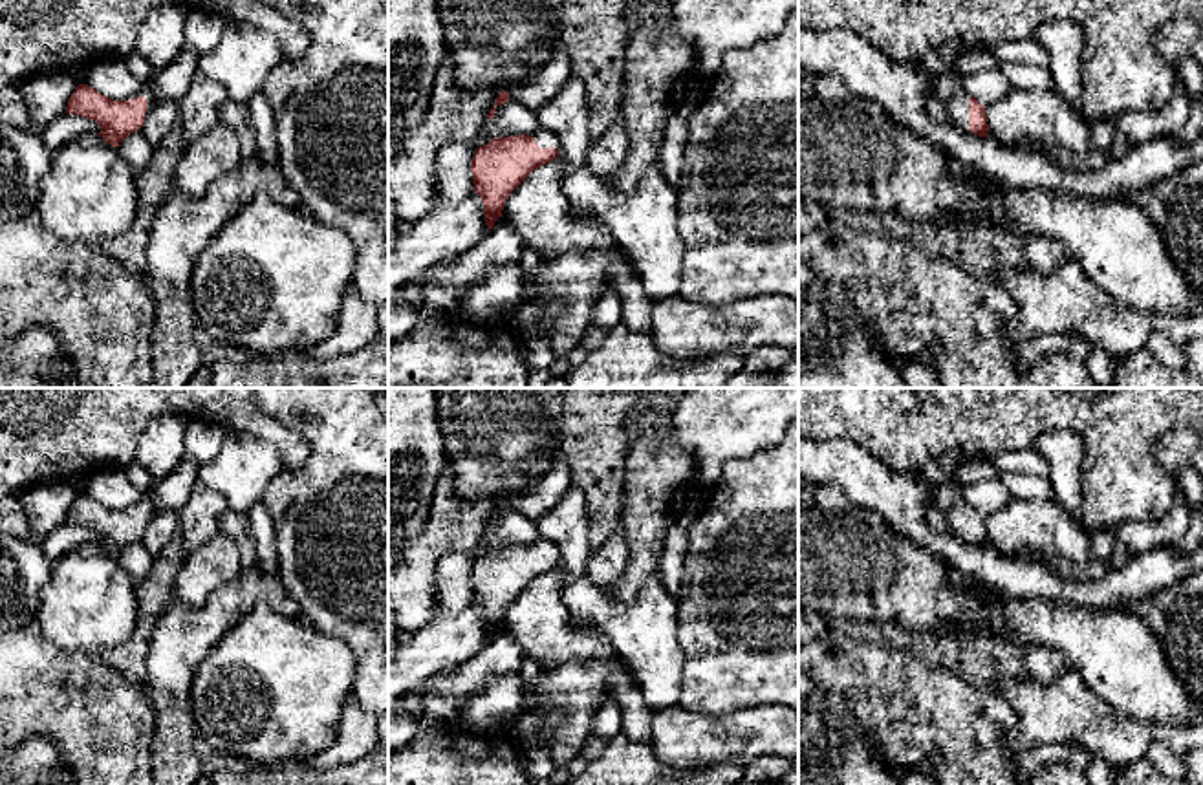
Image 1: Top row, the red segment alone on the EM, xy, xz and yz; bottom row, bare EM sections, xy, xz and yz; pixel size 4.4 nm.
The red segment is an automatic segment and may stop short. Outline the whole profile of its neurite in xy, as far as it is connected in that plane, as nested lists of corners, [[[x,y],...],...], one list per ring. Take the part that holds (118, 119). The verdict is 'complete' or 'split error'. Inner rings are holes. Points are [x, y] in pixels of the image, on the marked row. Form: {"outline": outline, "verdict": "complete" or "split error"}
{"outline": [[[150,81],[128,101],[114,101],[88,84],[79,84],[68,99],[66,113],[95,121],[101,126],[97,135],[117,148],[125,137],[141,130],[154,102],[156,95]]], "verdict": "split error"}

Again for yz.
{"outline": [[[956,88],[954,95],[947,102],[950,123],[963,132],[970,132],[980,137],[987,137],[989,124],[985,106],[970,97],[965,90]]], "verdict": "split error"}

